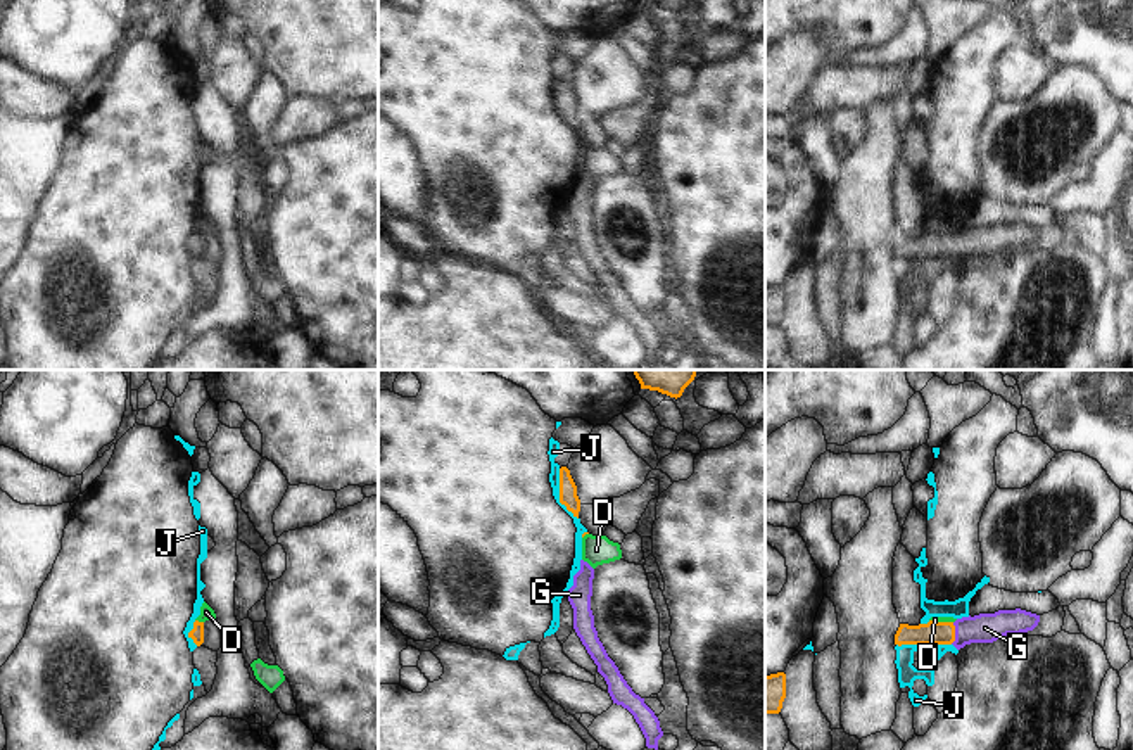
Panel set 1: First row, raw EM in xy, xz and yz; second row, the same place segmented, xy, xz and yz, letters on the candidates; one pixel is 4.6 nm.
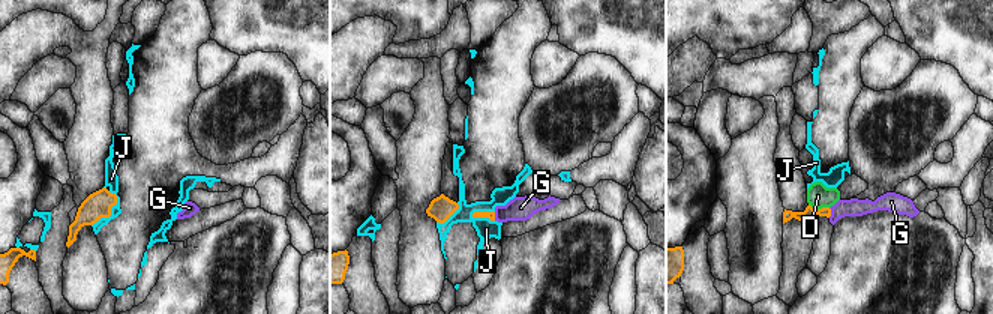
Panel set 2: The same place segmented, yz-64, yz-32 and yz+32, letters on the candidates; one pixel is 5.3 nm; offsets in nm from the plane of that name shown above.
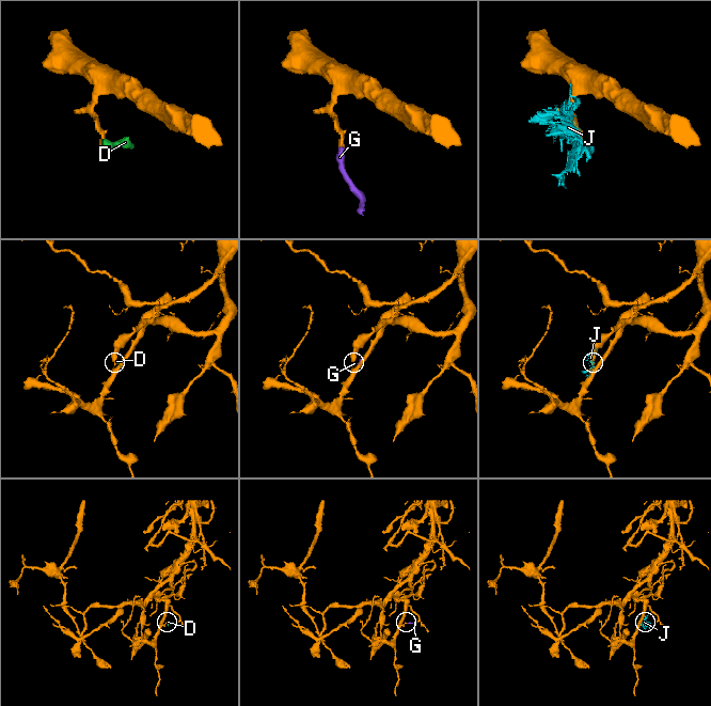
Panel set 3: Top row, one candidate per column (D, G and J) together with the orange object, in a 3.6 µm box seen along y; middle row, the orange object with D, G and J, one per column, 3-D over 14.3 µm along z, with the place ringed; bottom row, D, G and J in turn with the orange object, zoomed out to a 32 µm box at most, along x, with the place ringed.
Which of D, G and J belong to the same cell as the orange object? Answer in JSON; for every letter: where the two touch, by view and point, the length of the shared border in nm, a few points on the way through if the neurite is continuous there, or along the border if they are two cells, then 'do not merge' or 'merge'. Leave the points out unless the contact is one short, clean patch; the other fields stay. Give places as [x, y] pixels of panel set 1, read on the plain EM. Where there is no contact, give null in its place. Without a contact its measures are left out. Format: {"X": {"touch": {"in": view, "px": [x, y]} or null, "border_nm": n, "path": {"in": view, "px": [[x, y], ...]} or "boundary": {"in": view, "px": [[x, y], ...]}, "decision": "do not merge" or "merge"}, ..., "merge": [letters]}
{"D": {"touch": {"in": "xy", "px": [197, 234]}, "border_nm": 40, "boundary": {"in": "xy", "px": [[196, 232], [202, 235]]}, "decision": "do not merge"}, "G": {"touch": {"in": "yz", "px": [954, 246]}, "border_nm": 110, "path": {"in": "yz", "px": [[933, 246], [954, 246], [985, 241]]}, "decision": "merge"}, "J": {"touch": {"in": "xz", "px": [560, 108]}, "border_nm": 260, "decision": "do not merge"}, "merge": ["G"]}

